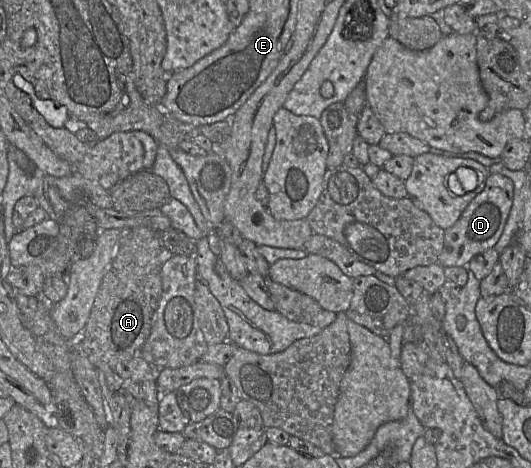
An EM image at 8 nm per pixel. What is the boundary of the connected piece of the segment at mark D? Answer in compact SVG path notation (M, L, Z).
M489 174L484 189L478 193L461 213L453 226L444 230L443 246L437 263L444 267L466 267L471 259L499 240L509 216L514 197L513 181L501 174Z

